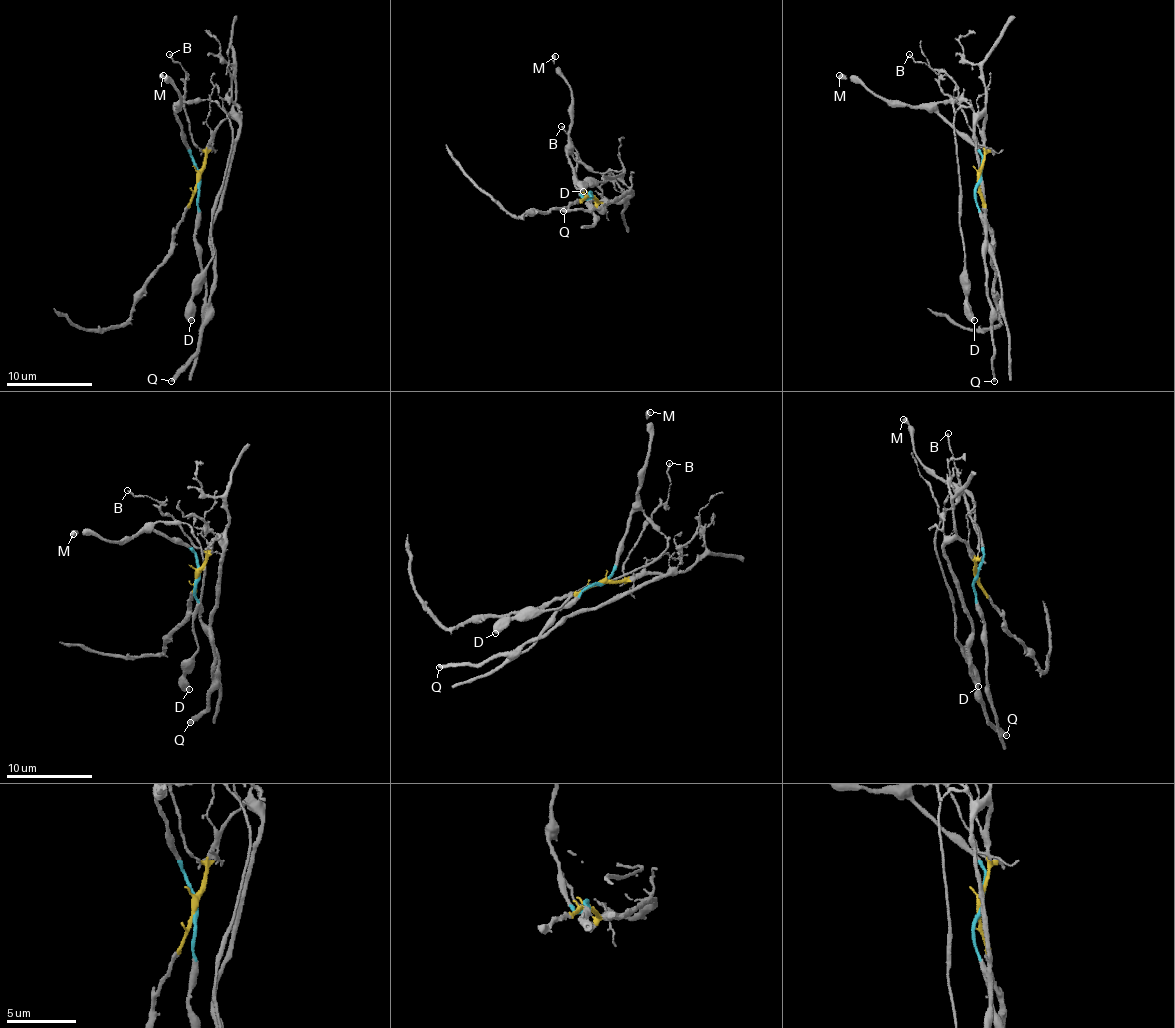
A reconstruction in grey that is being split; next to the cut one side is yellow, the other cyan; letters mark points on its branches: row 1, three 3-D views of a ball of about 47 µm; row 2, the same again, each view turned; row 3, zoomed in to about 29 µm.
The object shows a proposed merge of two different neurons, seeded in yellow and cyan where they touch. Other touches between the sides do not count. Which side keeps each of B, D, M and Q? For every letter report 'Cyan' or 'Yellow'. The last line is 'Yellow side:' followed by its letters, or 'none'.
B: Yellow
D: Cyan
M: Cyan
Q: Yellow
Yellow side: B, Q

